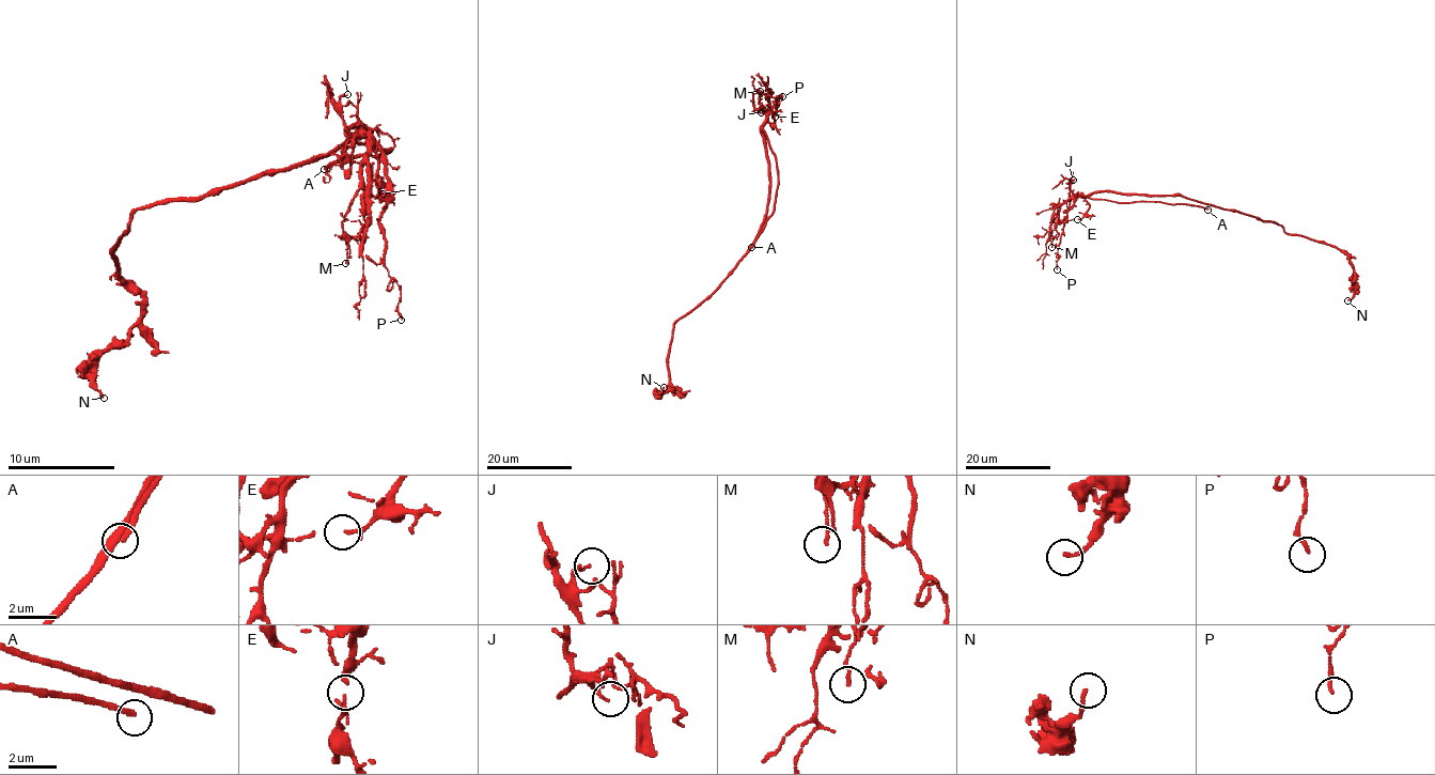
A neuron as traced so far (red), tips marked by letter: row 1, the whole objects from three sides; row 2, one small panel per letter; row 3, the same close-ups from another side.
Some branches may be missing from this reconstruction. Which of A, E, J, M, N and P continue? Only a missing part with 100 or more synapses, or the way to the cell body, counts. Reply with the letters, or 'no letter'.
A

